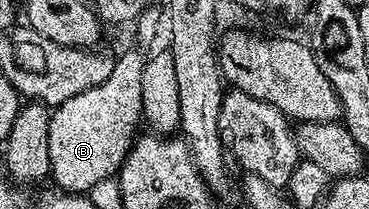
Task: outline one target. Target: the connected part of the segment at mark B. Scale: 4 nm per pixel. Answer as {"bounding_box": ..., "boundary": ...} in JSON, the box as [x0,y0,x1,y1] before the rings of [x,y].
{"bounding_box":[48,47,147,193],"boundary":[[[132,47],[115,58],[112,74],[103,84],[55,106],[49,121],[48,149],[51,180],[61,192],[88,193],[96,183],[113,178],[130,153],[142,123],[141,76],[147,52]]]}

